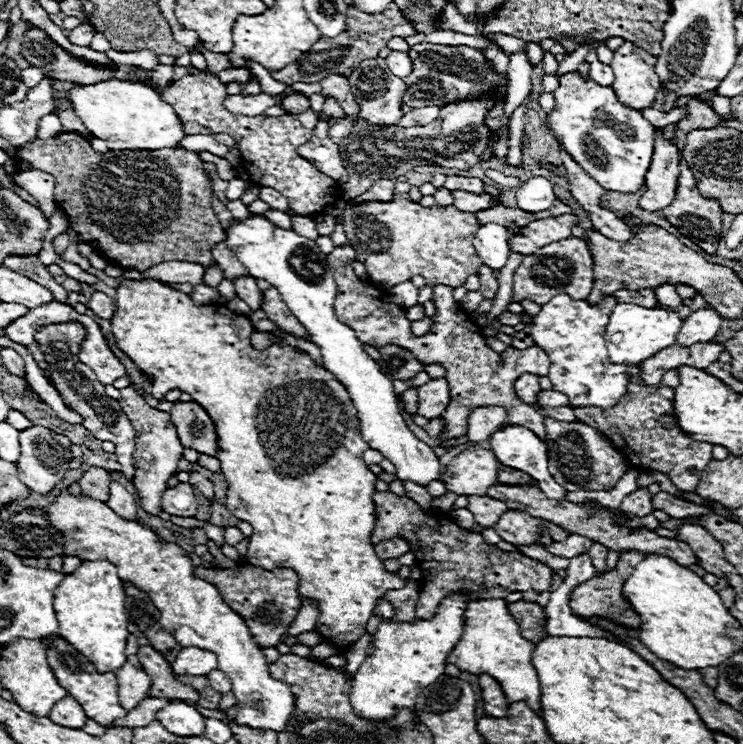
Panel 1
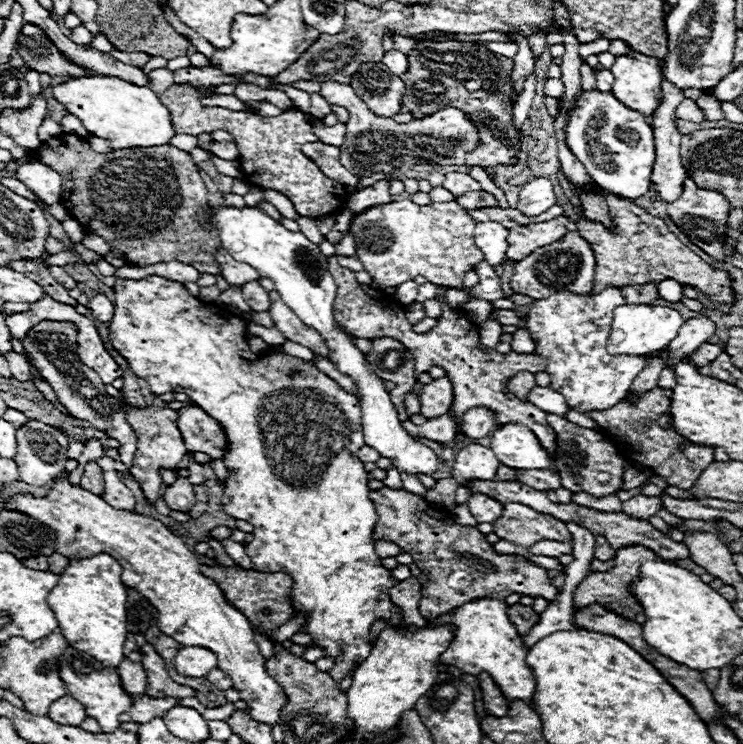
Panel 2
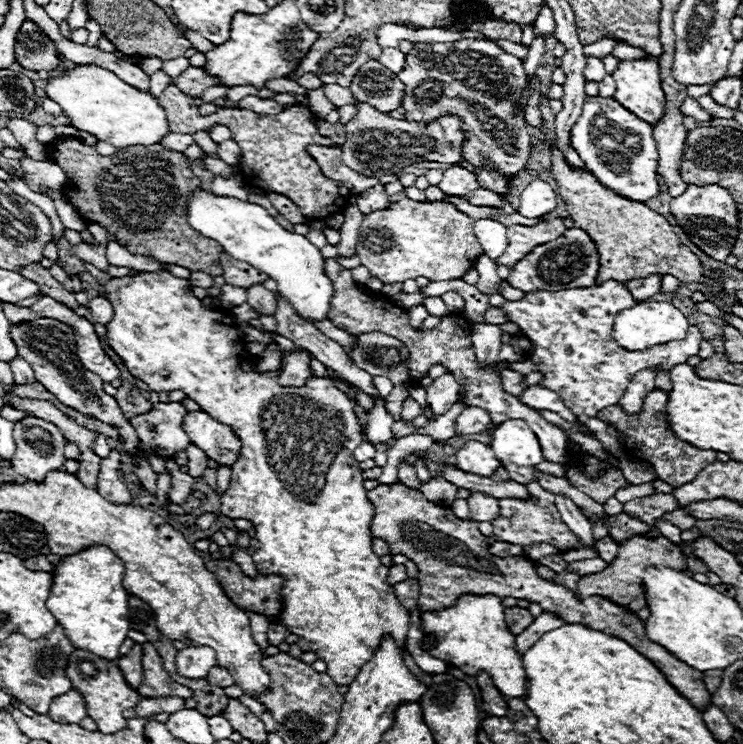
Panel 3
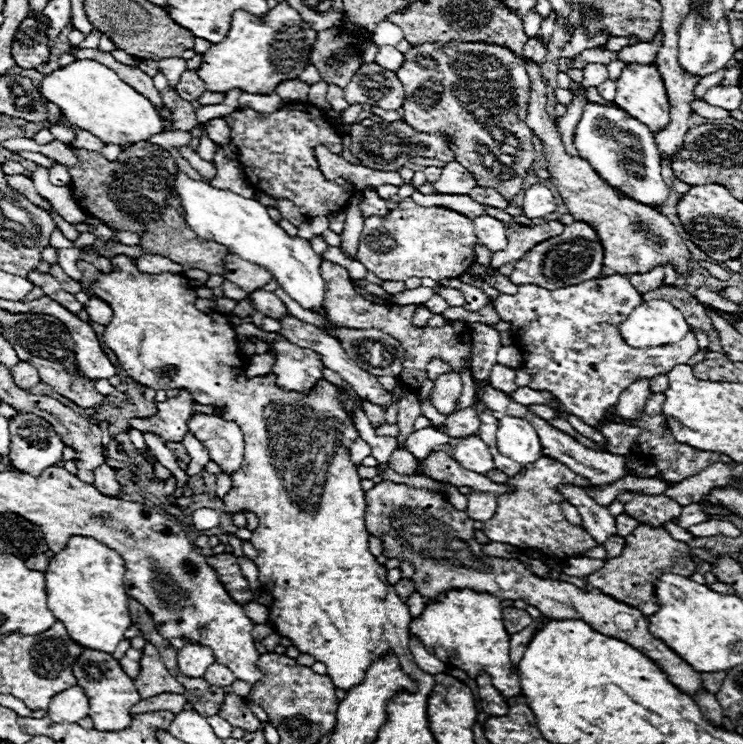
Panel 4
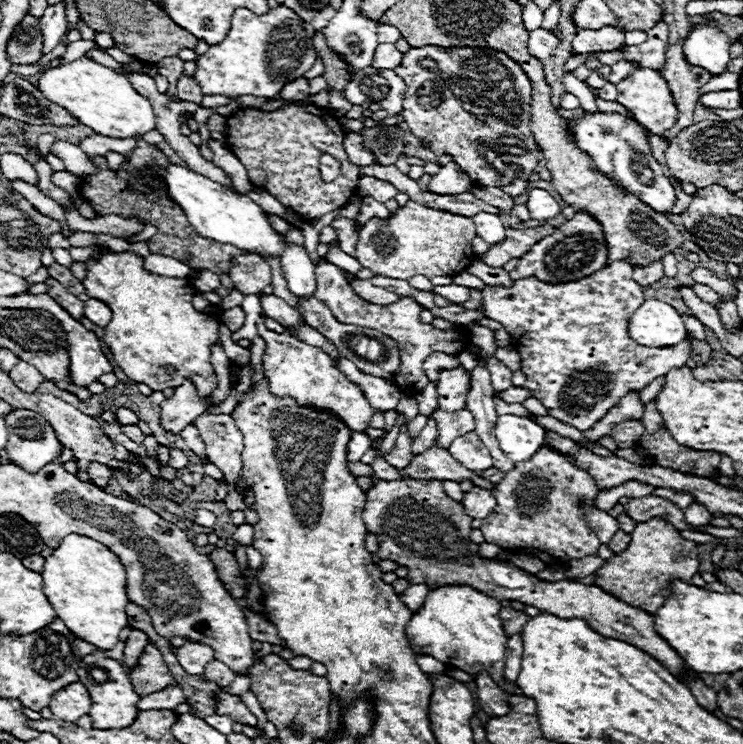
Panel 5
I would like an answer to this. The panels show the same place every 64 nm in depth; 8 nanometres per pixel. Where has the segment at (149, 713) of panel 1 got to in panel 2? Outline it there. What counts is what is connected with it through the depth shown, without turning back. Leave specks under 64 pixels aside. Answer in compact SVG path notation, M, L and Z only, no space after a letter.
M142 696L140 700L136 700L136 704L124 712L120 716L122 722L138 722L138 724L146 724L152 718L162 718L170 708L178 706L180 700L178 698L148 698Z

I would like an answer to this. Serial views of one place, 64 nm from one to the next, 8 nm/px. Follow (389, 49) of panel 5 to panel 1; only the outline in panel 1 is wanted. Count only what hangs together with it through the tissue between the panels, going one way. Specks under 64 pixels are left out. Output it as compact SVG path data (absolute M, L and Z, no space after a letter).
M392 50L386 58L384 58L384 62L388 64L388 68L390 68L390 72L394 72L396 76L408 76L410 74L410 68L412 68L412 64L410 64L410 56L406 54L406 52L396 52L396 50Z

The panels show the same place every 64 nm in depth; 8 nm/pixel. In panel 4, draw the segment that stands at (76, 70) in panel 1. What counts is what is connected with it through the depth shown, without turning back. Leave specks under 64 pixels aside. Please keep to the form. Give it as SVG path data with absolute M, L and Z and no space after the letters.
M28 16L22 22L20 30L16 32L14 44L12 44L12 56L14 56L16 66L20 68L36 68L38 64L50 58L48 36L44 34L36 18Z

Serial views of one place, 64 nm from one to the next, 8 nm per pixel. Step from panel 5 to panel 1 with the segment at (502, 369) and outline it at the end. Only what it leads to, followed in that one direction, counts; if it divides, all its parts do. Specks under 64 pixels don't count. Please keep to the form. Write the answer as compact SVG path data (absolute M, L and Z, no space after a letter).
M522 374L514 382L516 396L520 396L520 400L524 400L526 404L534 404L538 390L540 390L540 384L538 384L538 376L534 376L534 374Z

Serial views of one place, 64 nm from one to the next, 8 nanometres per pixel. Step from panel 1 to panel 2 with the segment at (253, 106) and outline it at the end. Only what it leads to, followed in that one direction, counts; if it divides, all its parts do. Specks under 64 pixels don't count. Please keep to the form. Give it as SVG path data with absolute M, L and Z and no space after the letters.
M233 94L204 98L202 100L202 104L205 106L219 106L233 111L256 112L254 109L246 107L245 103L238 100L238 98L236 98Z

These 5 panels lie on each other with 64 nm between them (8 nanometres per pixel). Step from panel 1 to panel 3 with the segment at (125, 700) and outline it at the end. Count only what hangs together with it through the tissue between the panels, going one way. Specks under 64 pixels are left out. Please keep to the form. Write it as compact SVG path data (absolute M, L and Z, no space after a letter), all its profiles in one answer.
M134 644L134 648L118 660L118 668L126 676L126 680L130 680L130 684L134 684L136 688L142 682L142 662L140 660L142 660L142 644Z

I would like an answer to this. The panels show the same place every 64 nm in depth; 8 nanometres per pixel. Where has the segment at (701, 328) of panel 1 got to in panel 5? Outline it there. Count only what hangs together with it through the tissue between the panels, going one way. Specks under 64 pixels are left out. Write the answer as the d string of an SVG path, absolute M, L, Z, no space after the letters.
M618 260L574 282L550 284L530 276L514 280L512 286L484 286L480 290L480 310L484 316L506 328L512 336L512 348L522 358L520 370L528 376L524 388L528 388L530 394L542 402L548 416L570 424L580 432L592 428L628 392L642 390L658 376L666 376L672 368L682 368L690 354L688 340L676 346L652 348L640 346L628 336L628 320L644 300L644 288L632 280L632 272L634 268L630 262Z

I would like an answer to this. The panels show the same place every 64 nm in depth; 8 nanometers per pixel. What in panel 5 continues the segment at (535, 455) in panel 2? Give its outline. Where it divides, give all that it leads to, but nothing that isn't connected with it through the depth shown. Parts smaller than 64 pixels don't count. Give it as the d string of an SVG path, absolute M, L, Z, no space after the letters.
M516 414L498 416L496 438L500 442L502 452L506 452L506 456L510 456L512 462L530 460L530 456L542 446L544 436L546 430L530 418Z

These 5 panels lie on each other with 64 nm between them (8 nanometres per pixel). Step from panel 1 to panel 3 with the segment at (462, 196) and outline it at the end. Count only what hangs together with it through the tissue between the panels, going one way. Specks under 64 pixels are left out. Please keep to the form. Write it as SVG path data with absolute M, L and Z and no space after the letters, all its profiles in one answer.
M478 188L478 190L470 192L470 194L466 194L466 200L470 200L470 204L494 204L496 208L504 206L502 196L498 196L492 190L484 190L484 188Z

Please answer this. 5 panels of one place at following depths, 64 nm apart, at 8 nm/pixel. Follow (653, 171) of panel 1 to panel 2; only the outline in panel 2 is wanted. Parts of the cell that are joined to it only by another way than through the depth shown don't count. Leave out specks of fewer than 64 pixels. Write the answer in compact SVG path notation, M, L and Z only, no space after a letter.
M662 74L662 104L658 108L658 114L654 114L654 118L650 118L650 126L654 128L654 142L656 142L656 164L654 164L654 172L652 172L652 184L654 184L654 192L658 192L658 196L666 202L674 202L682 190L684 190L684 166L682 166L682 158L680 158L680 142L682 142L682 134L676 130L676 108L678 104L684 100L684 90L680 90L678 86L674 86L672 82L668 82Z

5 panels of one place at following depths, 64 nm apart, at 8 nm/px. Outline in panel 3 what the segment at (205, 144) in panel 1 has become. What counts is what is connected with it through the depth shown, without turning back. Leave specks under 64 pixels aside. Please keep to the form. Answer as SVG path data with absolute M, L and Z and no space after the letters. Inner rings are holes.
M168 132L164 136L164 140L160 140L160 144L164 144L166 148L178 150L178 152L184 152L192 142L194 142L194 138L190 134L182 134L182 132ZM226 140L226 142L218 144L218 156L228 164L238 164L240 162L240 148L234 140Z

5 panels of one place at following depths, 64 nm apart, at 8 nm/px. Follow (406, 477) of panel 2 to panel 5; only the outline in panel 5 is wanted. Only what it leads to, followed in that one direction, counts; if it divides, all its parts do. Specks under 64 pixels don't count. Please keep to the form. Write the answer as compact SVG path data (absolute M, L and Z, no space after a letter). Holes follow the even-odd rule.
M402 396L402 400L398 402L398 408L396 408L396 410L404 412L406 418L412 420L412 418L418 414L418 404L416 404L416 400L414 400L412 396ZM402 428L400 434L398 434L398 440L396 440L396 444L394 444L394 448L386 454L386 462L388 462L390 466L402 470L406 464L410 464L412 456L414 456L414 454L412 454L412 450L410 450L410 438L408 438L408 434L406 434L406 428Z

